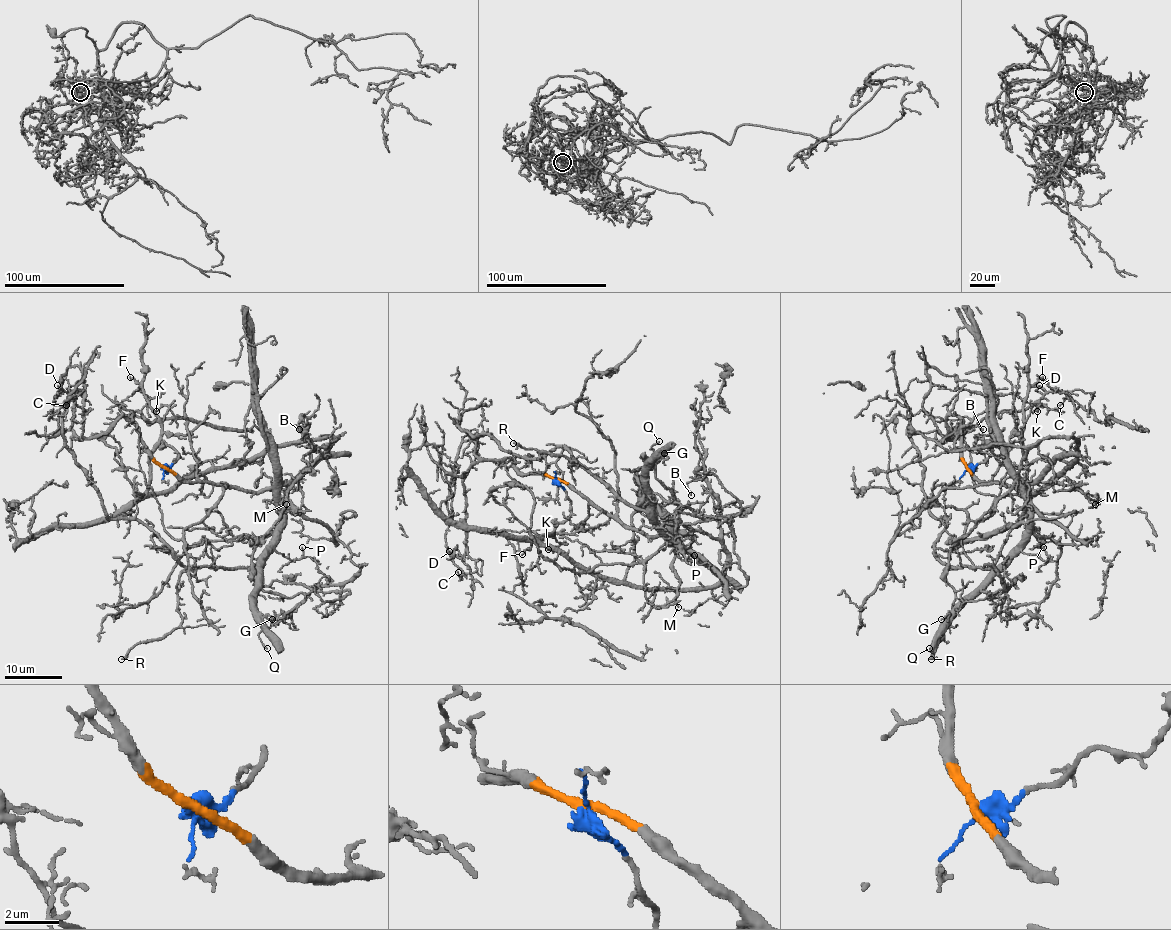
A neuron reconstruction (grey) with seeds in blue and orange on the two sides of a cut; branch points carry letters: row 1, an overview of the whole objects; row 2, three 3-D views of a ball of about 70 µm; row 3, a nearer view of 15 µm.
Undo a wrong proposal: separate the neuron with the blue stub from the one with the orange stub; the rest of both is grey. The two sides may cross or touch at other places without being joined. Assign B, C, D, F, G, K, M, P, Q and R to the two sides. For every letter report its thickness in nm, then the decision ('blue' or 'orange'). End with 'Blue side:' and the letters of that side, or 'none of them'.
B: calibre 110 nm; blue
C: calibre 120 nm; orange
D: calibre 100 nm; orange
F: calibre 120 nm; blue
G: calibre 120 nm; orange
K: calibre 130 nm; blue
M: calibre 100 nm; orange
P: calibre 110 nm; orange
Q: calibre 120 nm; orange
R: calibre 180 nm; orange
Blue side: B, F, K

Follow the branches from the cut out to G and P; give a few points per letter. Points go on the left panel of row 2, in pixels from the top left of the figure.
G: (164, 467), (187, 481), (271, 490), (282, 511), (282, 532), (262, 559), (256, 611), (272, 619)
P: (164, 467), (187, 481), (271, 490), (282, 511), (275, 549), (295, 561), (303, 554), (302, 547)

